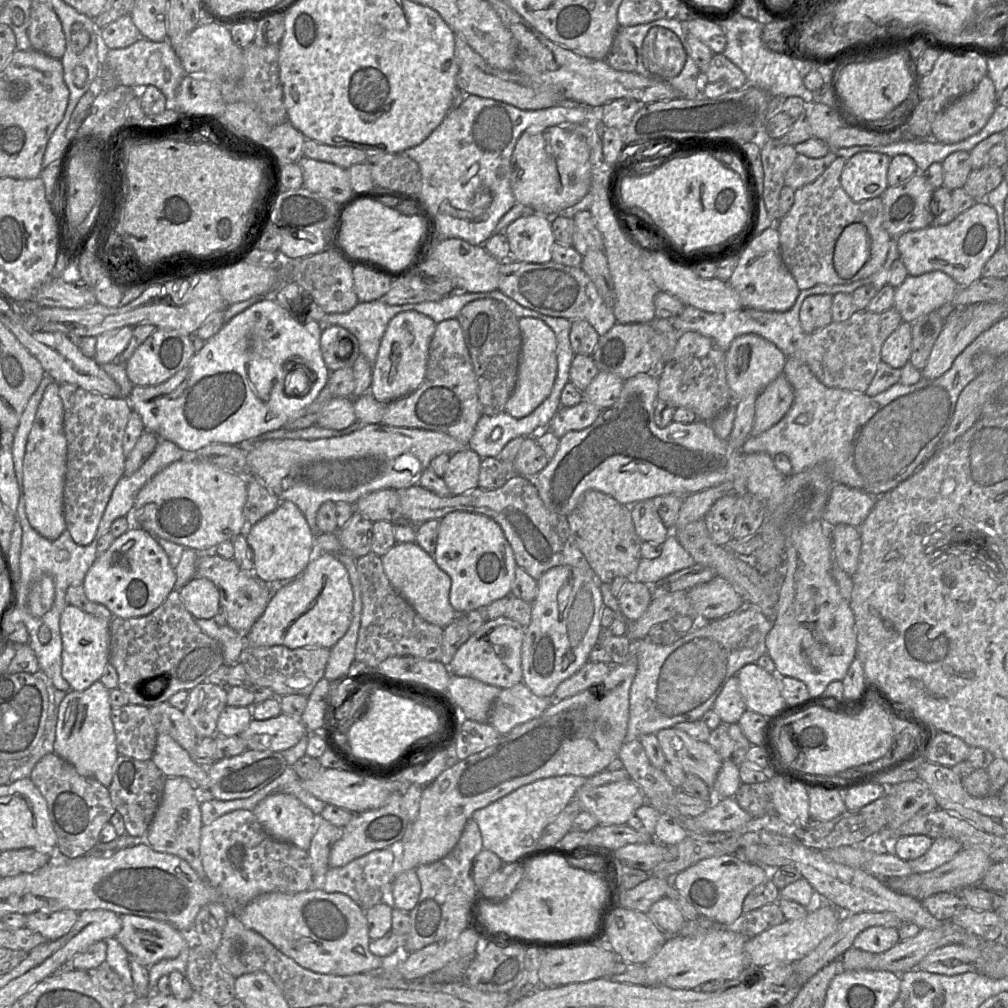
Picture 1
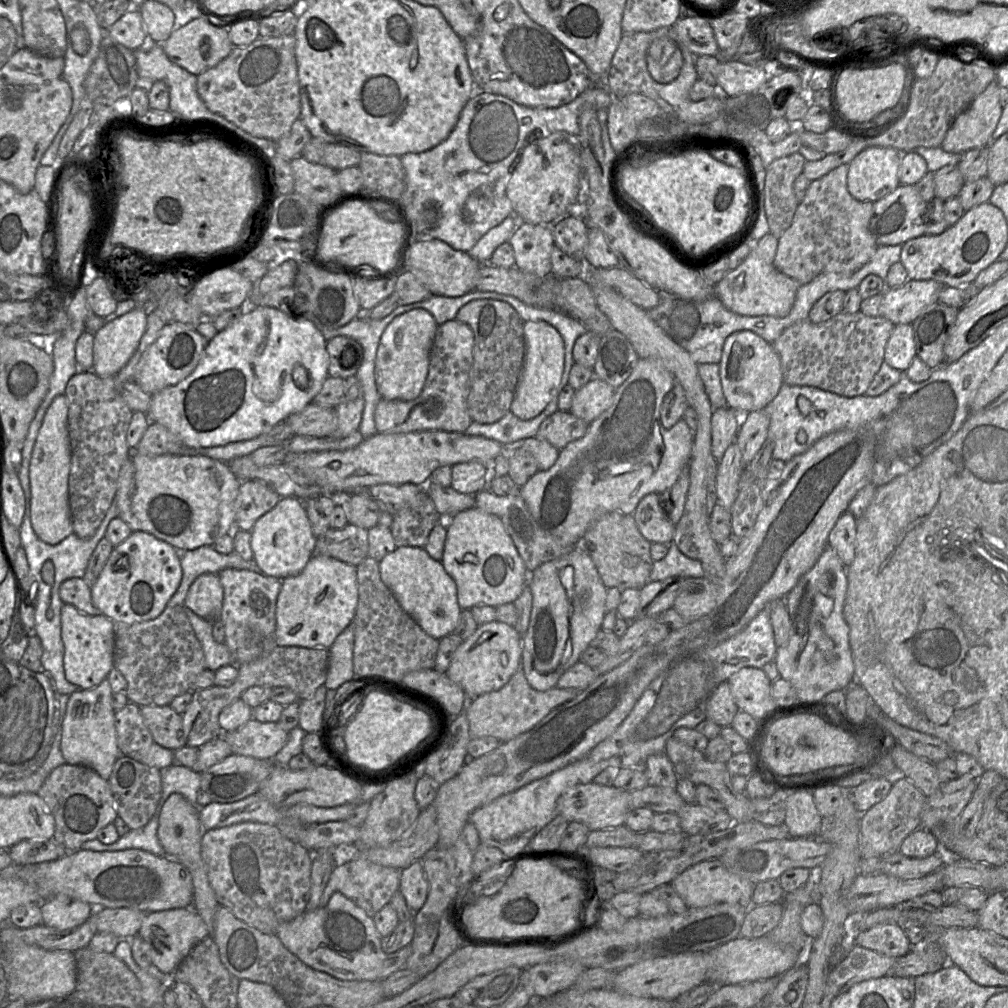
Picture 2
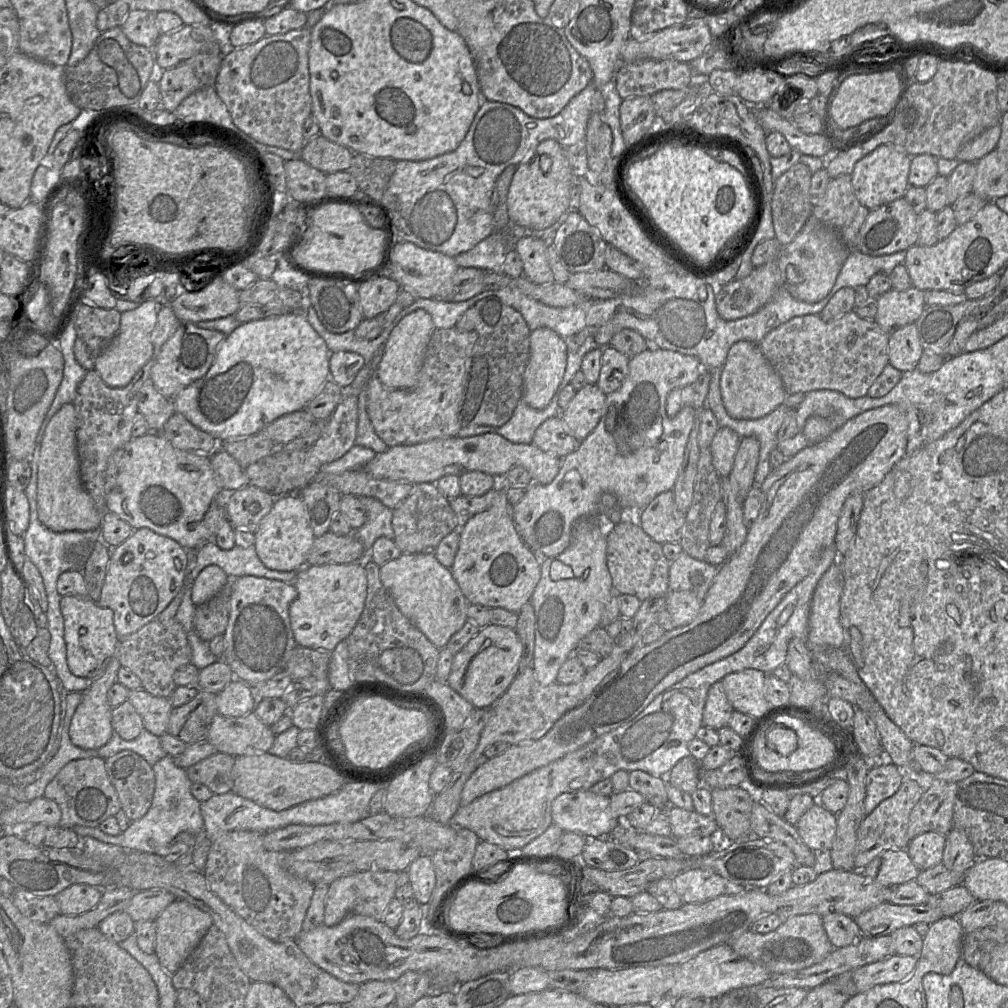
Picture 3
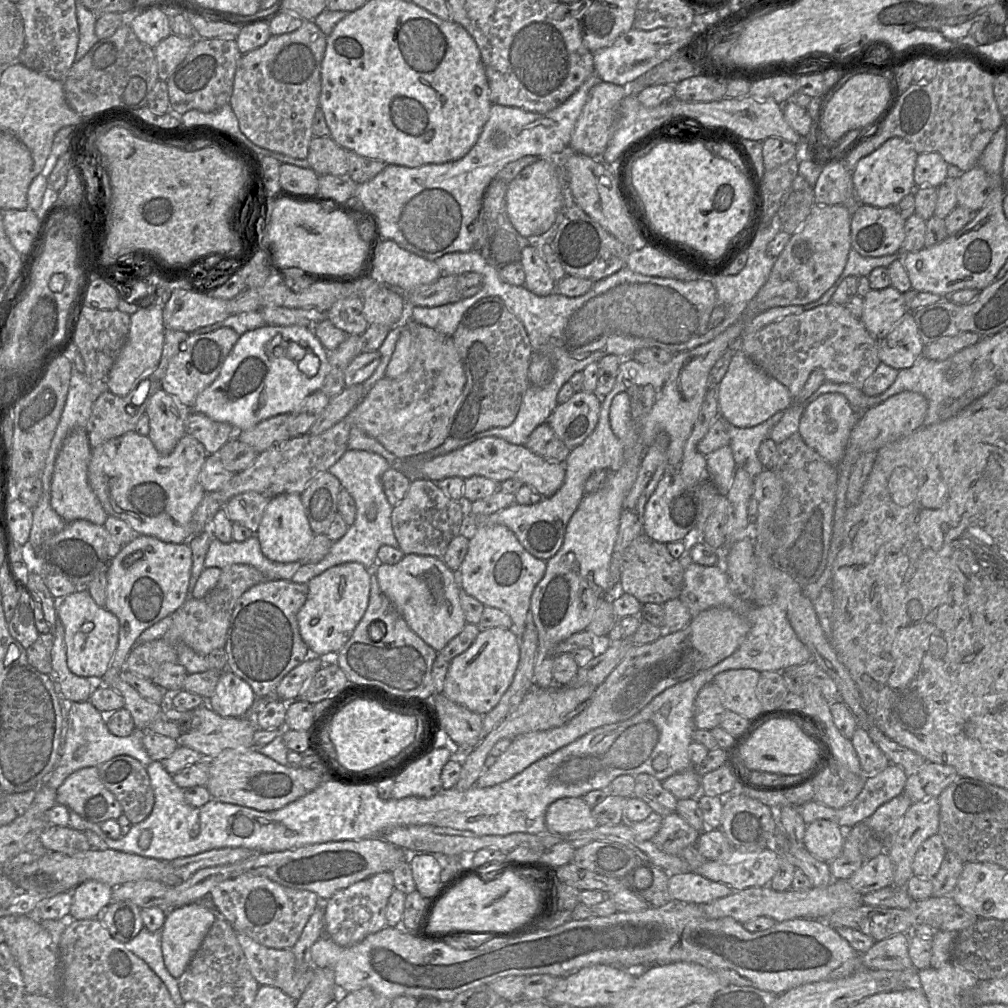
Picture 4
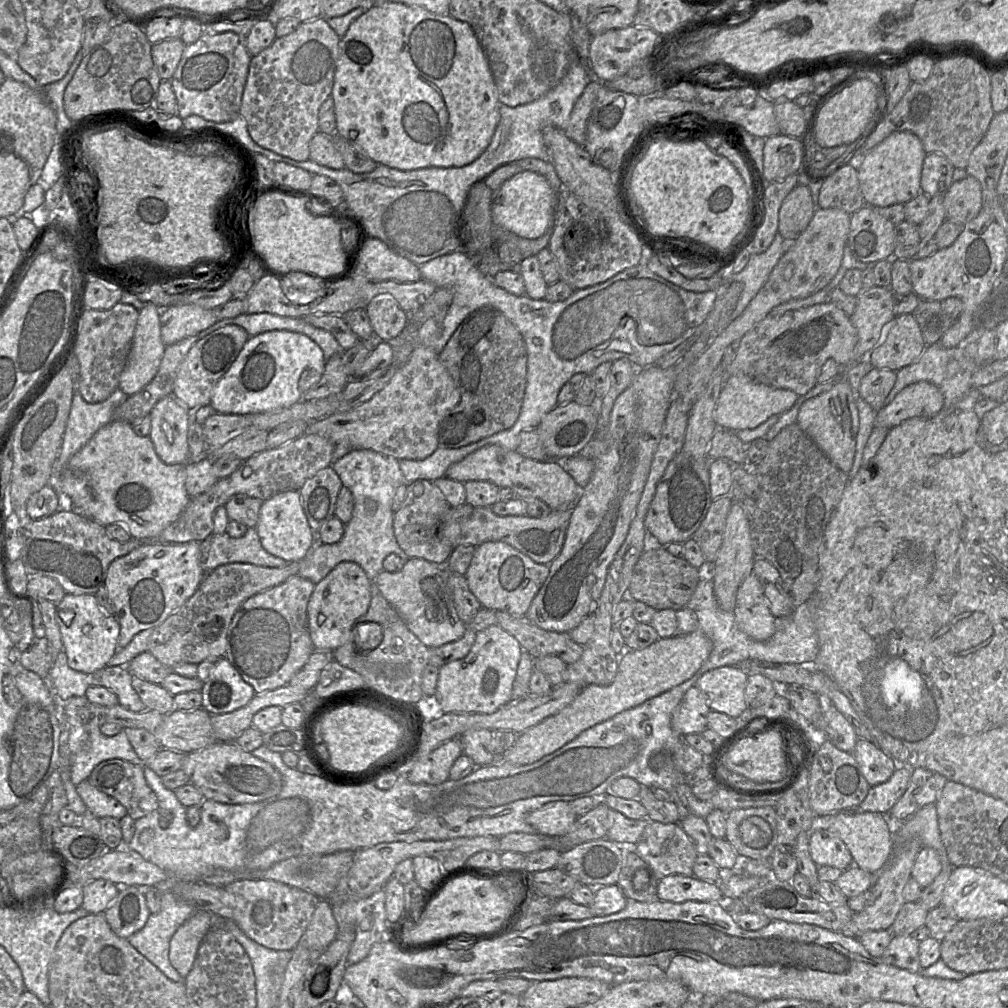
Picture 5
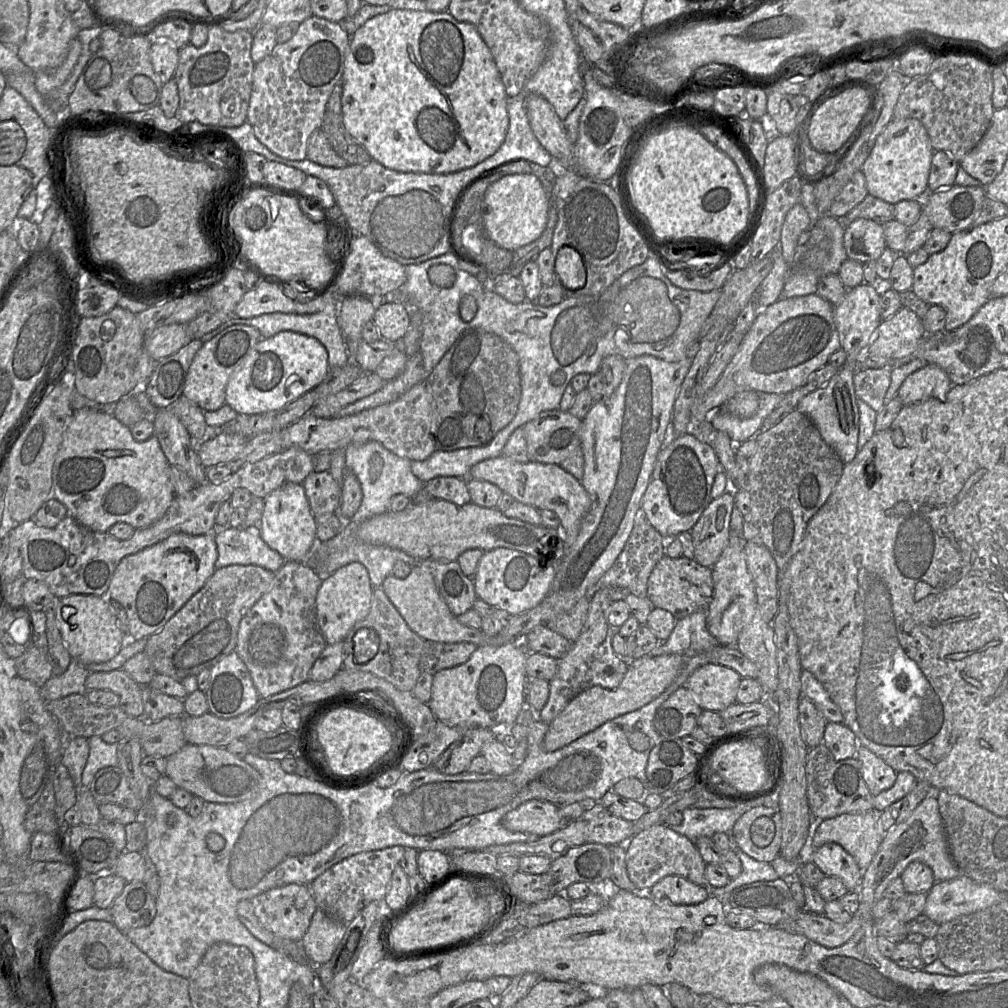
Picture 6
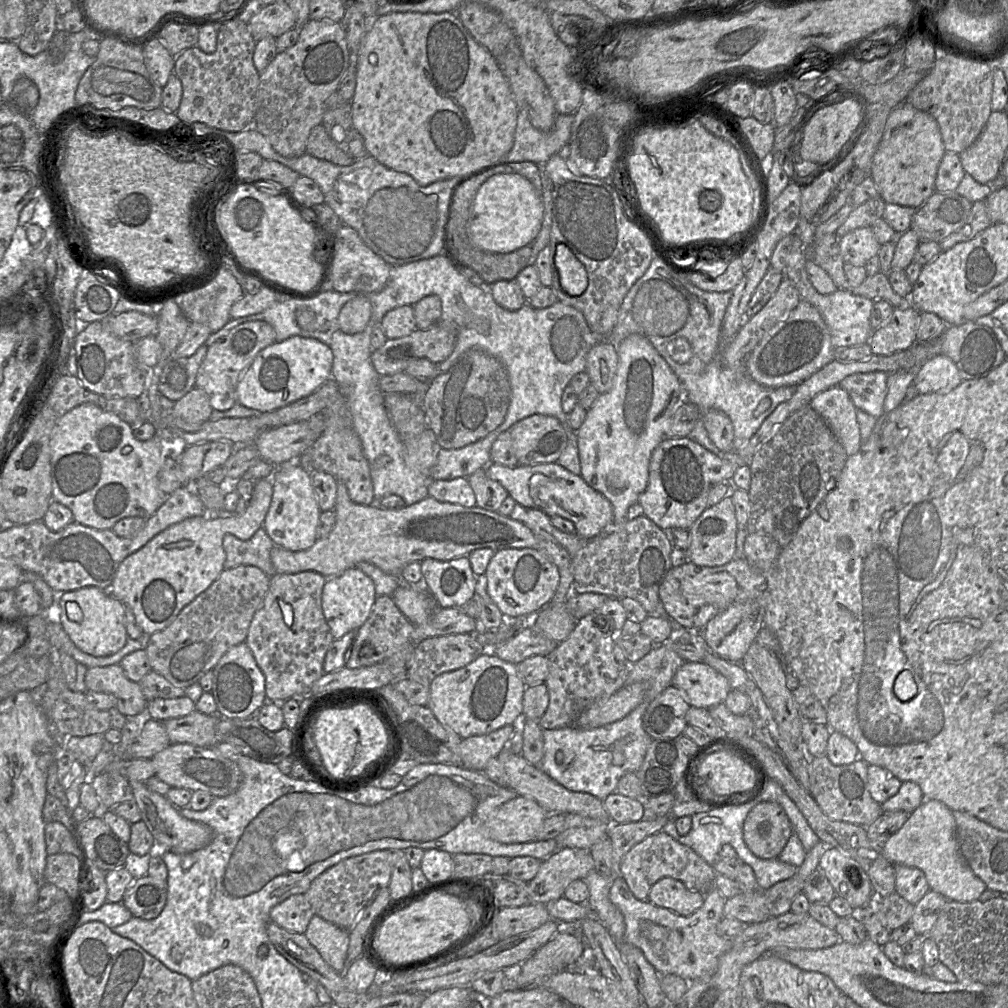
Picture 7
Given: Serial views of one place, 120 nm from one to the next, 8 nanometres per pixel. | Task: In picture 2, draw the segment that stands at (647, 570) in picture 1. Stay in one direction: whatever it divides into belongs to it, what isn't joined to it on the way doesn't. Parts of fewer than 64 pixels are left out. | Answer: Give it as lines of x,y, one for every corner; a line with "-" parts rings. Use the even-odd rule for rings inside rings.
671,541
667,555
653,562
650,573
651,581
660,581
669,577
699,578
705,576
701,562
684,555

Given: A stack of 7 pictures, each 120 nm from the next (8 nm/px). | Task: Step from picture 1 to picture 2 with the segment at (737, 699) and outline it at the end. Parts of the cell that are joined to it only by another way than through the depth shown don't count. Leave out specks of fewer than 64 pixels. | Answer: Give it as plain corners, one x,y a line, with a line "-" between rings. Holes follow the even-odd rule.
723,681
715,688
706,704
706,718
720,727
731,726
738,711
729,682

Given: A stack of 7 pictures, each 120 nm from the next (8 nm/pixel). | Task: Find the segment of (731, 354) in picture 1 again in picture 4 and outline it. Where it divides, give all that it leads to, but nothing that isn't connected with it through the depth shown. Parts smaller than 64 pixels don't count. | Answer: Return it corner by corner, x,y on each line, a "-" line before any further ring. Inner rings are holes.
740,349
733,354
728,370
717,386
717,398
720,417
739,428
758,425
793,403
788,389
760,369

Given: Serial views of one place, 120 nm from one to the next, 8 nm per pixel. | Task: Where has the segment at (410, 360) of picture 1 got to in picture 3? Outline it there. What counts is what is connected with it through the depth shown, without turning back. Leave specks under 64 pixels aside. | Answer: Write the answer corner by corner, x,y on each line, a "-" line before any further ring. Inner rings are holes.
417,309
399,321
383,347
376,369
376,377
383,385
395,389
413,389
416,387
424,355
435,329
431,315
423,309

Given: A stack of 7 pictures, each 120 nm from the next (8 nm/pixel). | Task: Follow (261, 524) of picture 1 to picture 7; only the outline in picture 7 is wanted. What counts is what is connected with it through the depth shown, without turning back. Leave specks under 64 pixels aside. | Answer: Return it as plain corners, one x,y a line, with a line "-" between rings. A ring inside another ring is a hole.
297,461
276,467
271,478
272,500
263,528
276,546
289,551
307,550
317,541
317,526
321,513
312,488
311,474
305,471

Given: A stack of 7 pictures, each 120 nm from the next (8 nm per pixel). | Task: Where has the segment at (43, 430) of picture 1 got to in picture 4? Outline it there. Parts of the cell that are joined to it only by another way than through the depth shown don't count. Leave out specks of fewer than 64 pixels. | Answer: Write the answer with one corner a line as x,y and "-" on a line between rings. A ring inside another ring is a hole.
75,427
64,439
56,457
51,480
50,504
66,522
87,520
96,525
104,525
108,515
88,481
88,463
91,447
86,429

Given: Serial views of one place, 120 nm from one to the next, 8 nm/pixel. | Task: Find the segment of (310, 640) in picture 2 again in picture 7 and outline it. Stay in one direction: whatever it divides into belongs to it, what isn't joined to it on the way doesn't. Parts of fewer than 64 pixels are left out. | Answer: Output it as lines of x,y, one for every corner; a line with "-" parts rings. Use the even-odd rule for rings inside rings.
356,567
327,578
322,590
322,611
335,640
352,630
357,630
368,619
376,600
373,580

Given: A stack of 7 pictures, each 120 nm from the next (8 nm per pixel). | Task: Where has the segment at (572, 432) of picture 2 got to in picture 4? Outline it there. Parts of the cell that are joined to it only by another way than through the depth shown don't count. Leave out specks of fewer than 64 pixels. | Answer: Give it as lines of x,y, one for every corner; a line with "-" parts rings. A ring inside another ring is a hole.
547,422
538,425
529,435
525,444
532,453
549,461
562,463
570,449
557,438

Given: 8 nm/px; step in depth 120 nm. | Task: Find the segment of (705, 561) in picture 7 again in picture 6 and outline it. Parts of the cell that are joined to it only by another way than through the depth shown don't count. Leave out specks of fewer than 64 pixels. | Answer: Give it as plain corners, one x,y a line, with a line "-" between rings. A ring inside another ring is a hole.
724,493
712,499
690,530
694,545
694,560
712,567
729,542
730,521
735,499

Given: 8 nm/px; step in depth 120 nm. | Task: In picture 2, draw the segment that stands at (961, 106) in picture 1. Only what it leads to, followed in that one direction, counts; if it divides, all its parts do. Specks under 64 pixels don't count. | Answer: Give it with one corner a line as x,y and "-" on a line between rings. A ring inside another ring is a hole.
995,79
955,119
941,144
944,151
964,153
970,149
989,146
1003,109
999,88

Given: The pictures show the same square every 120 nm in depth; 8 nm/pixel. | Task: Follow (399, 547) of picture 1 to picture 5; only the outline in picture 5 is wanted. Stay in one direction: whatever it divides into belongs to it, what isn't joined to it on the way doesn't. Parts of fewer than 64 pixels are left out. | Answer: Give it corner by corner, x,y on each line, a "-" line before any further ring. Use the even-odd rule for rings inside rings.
409,558
398,572
382,570
375,578
383,597
408,629
427,647
437,648
460,639
466,624
459,618
448,586
449,569
422,558

